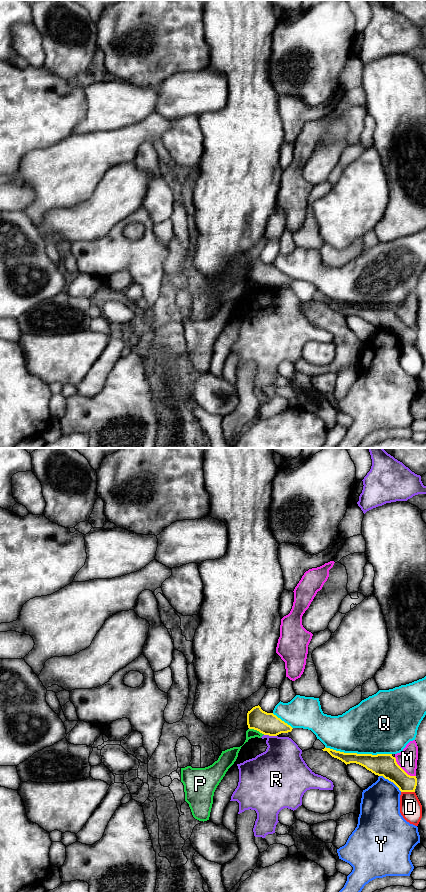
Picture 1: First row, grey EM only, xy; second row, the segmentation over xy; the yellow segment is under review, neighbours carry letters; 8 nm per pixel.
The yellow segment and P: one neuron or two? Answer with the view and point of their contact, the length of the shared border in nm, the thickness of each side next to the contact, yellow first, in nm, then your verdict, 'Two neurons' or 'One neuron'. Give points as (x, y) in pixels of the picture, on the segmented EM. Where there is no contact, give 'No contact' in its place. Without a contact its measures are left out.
Touches yellow at xy (257, 730). Shared border 140 nm. Thickness 180 nm (yellow) against 80 nm. Two neurons

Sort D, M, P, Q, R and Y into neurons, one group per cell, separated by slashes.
D / M / P / Q / R / Y

